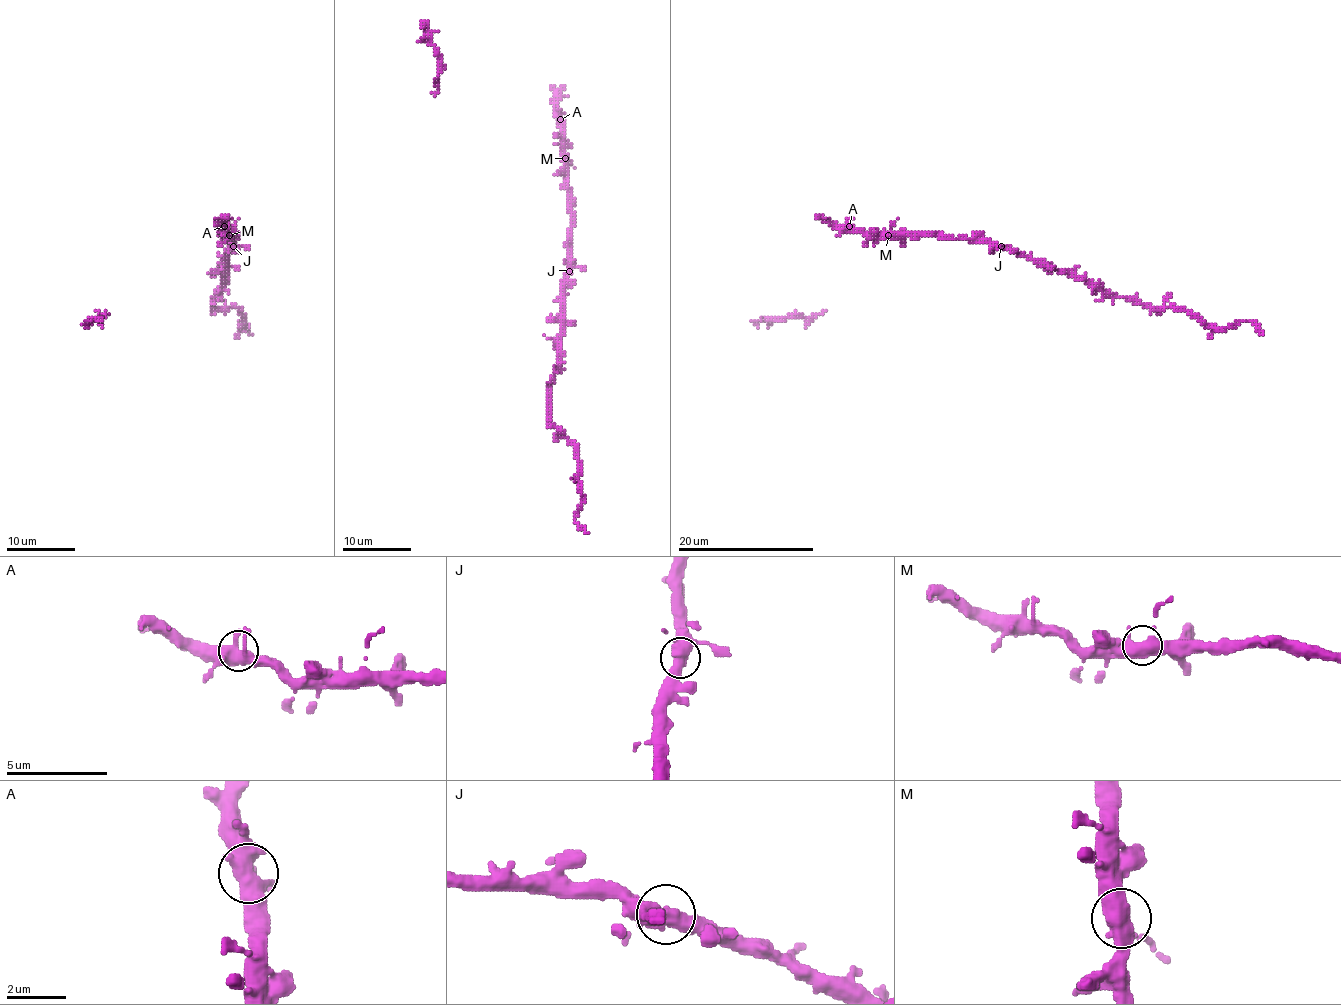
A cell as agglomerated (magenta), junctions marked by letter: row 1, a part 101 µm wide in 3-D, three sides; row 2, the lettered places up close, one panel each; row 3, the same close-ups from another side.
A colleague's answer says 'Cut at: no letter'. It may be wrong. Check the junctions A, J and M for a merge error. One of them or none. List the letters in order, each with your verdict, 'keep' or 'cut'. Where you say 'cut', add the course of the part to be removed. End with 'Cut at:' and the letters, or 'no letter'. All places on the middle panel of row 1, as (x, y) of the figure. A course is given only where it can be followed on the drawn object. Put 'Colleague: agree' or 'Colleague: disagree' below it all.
A: keep
J: keep
M: keep
Cut at: no letter
Colleague: agree

